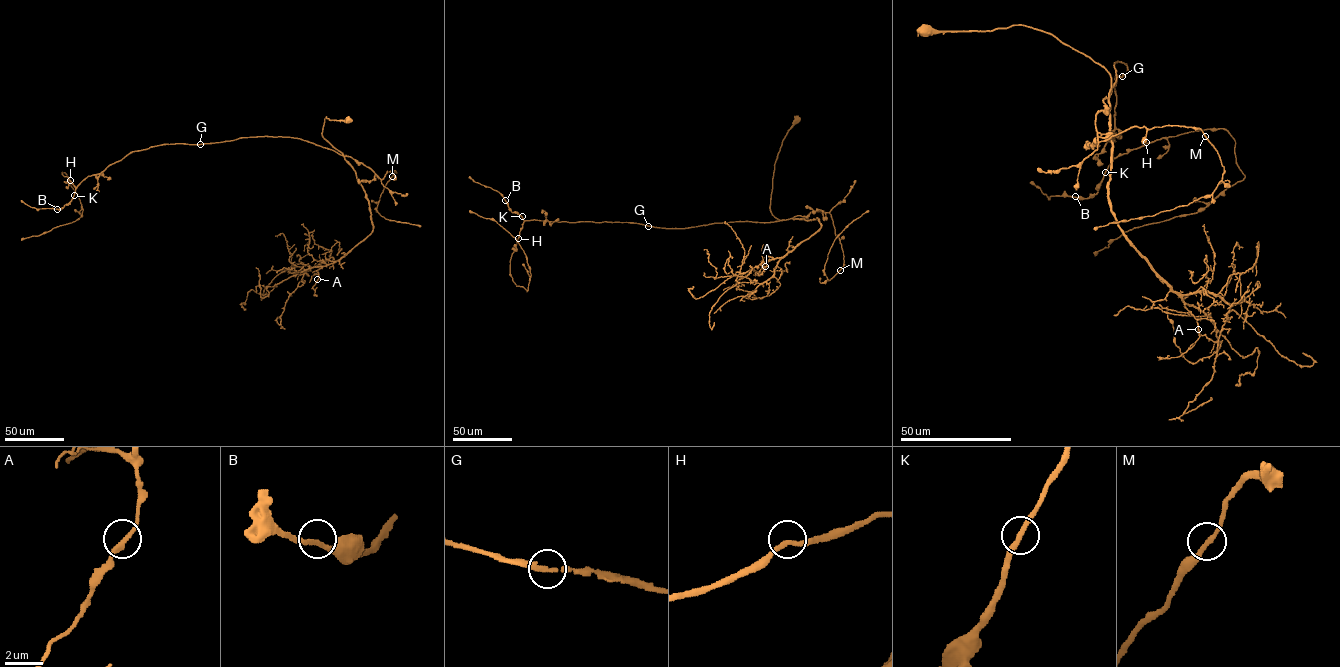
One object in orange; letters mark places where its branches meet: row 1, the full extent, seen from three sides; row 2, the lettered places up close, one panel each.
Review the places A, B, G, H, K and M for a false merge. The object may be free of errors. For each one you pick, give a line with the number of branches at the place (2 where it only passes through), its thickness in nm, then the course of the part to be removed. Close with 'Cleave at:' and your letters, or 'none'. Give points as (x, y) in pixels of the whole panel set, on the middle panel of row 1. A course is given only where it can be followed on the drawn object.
Cleave at: none

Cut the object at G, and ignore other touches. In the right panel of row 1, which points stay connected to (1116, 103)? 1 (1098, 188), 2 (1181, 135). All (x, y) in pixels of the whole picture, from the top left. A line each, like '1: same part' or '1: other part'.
1: same part
2: same part

